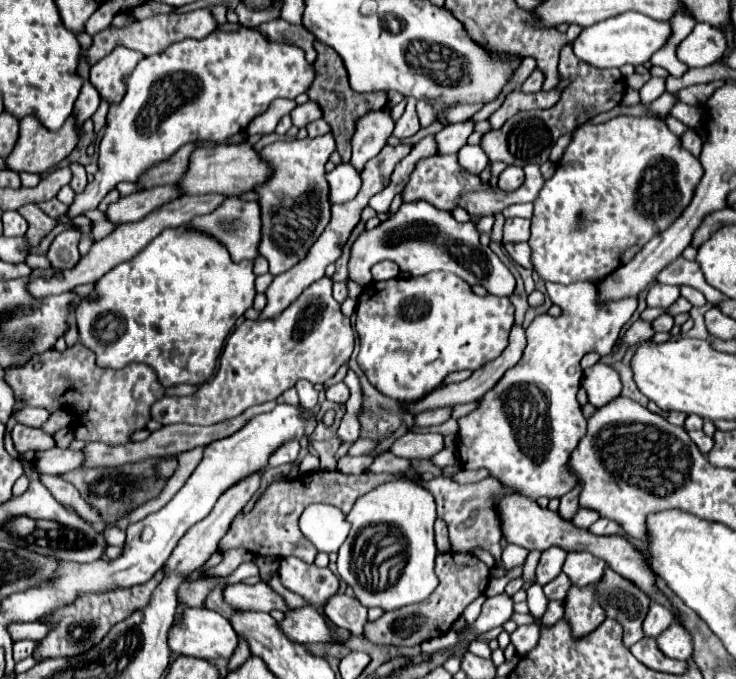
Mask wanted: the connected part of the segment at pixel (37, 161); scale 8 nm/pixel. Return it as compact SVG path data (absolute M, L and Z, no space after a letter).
M72 114L66 124L58 130L58 132L48 132L40 120L36 120L34 116L26 116L24 120L20 120L20 138L12 150L12 154L8 156L6 164L10 170L16 170L16 172L36 172L36 174L44 174L48 172L50 168L54 168L60 160L64 160L78 144L80 140L80 130L76 128L76 116Z

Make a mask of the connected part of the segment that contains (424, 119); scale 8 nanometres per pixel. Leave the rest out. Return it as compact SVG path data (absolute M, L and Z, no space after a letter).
M420 100L416 105L416 109L420 126L422 128L428 127L432 122L434 122L435 112L429 103Z

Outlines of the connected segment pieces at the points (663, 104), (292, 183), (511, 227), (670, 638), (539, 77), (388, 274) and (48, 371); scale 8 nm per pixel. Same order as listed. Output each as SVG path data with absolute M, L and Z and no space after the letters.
M664 92L658 100L654 100L652 104L646 104L646 110L652 112L652 114L668 114L670 108L674 106L674 102L676 102L674 96L668 94L668 92Z
M330 134L304 138L304 140L280 140L264 146L258 154L270 166L270 176L254 190L262 212L262 240L260 254L270 262L270 272L276 276L294 264L298 264L310 246L318 240L328 226L328 182L324 164L334 152L336 144Z
M510 218L504 224L504 242L526 242L530 238L530 220Z
M670 624L658 638L658 648L674 660L686 660L692 656L692 636L680 624Z
M536 68L536 70L526 78L526 82L520 86L520 90L524 90L524 92L536 92L536 90L542 90L542 84L544 84L544 74Z
M384 260L384 262L378 262L372 266L372 276L374 280L390 280L390 278L396 278L400 274L398 266L390 260Z
M84 344L68 346L64 352L58 352L56 348L42 352L42 356L32 356L32 360L24 364L14 364L4 370L6 384L14 390L14 398L22 400L26 406L40 406L48 408L48 412L70 408L72 420L74 420L74 440L84 442L104 442L104 444L124 444L130 442L130 436L136 430L144 430L150 422L150 408L156 400L164 396L164 386L158 384L156 374L146 364L128 364L122 370L110 370L100 368L96 364L96 358L92 356L90 348L84 348Z

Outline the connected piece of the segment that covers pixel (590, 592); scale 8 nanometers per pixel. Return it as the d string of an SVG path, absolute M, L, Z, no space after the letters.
M588 584L584 588L570 586L564 598L564 620L570 624L572 638L584 638L594 632L604 618L606 612L600 606L596 584Z

